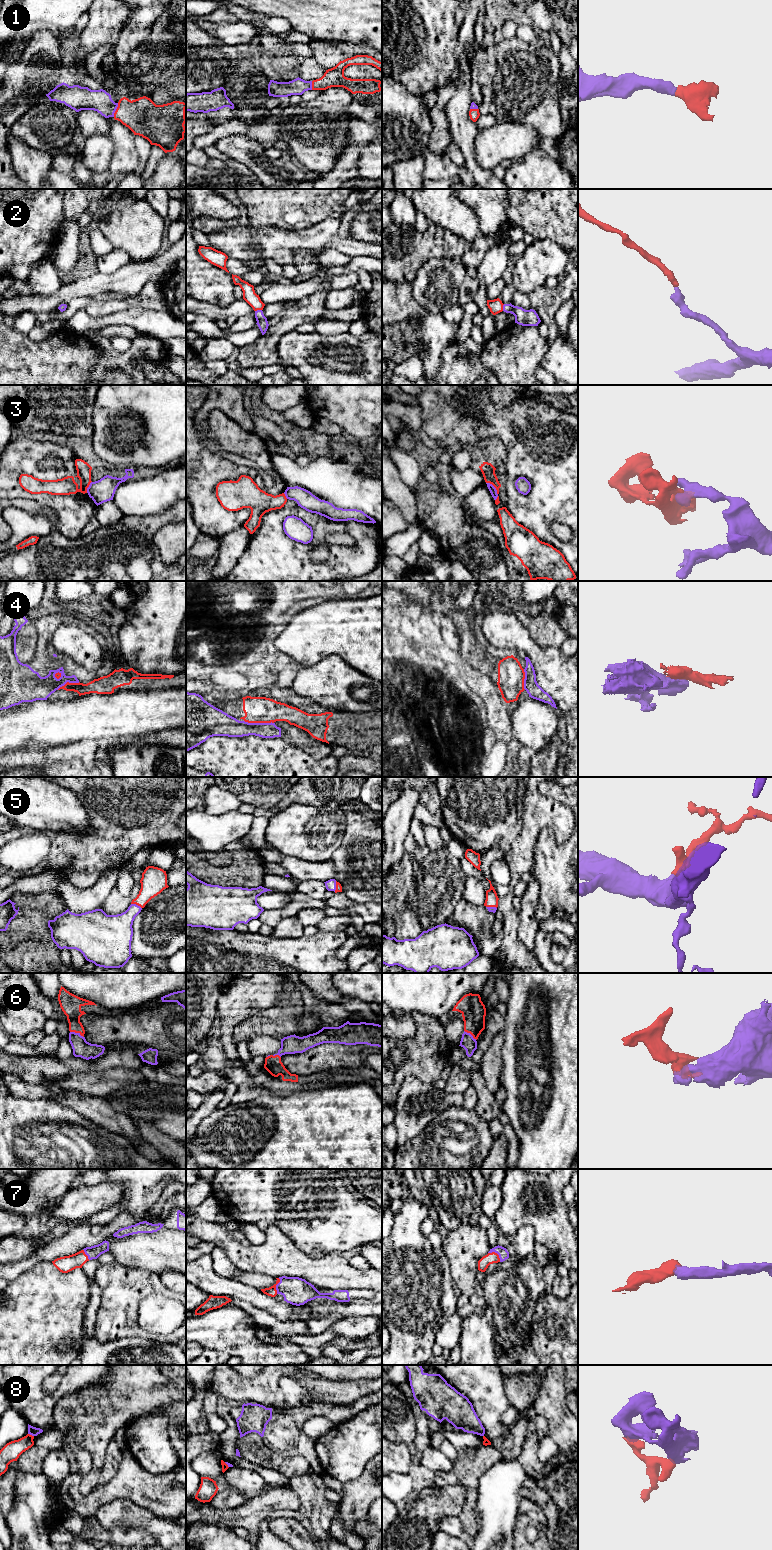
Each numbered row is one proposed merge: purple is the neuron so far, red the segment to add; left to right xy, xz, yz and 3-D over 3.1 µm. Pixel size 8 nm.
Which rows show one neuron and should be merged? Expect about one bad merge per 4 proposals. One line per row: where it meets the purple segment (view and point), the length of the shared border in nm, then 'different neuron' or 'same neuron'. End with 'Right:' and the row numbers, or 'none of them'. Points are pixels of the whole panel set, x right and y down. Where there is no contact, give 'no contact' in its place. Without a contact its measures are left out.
1: xy (115, 110) | 120 nm | same neuron
2: xz (258, 310) | 60 nm | same neuron
3: yz (494, 487) | 140 nm | different neuron
4: xz (259, 723) | 240 nm | different neuron
5: xy (135, 904) | 100 nm | same neuron
6: xy (77, 1033) | 120 nm | same neuron
7: yz (496, 1252) | 130 nm | same neuron
8: xy (31, 1434) | 50 nm | different neuron
Right: 1, 2, 5, 6, 7

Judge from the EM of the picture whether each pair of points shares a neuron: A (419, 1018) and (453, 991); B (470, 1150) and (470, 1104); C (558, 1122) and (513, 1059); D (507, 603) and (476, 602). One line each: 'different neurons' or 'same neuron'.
A: different neurons
B: different neurons
C: same neuron
D: same neuron

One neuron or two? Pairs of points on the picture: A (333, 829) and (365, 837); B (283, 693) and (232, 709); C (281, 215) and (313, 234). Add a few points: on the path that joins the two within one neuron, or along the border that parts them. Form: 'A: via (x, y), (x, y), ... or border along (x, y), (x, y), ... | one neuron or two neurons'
A: border along (346, 812), (346, 827), (343, 841), (333, 853) | two neurons
B: via (270, 704), (256, 708), (245, 708) | one neuron
C: border along (325, 219), (305, 228), (279, 228) | two neurons

